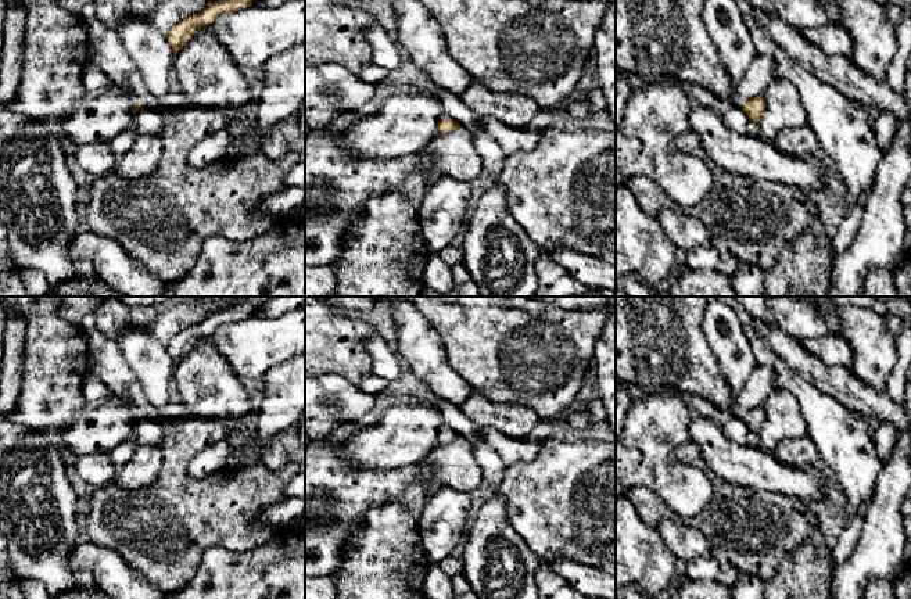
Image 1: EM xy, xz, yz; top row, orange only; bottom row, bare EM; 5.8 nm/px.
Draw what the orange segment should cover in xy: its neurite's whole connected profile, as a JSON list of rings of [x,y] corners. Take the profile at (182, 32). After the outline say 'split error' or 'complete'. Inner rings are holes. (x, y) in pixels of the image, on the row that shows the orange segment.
[[[219,0],[211,3],[201,12],[184,18],[166,35],[172,50],[176,54],[193,35],[202,26],[212,24],[220,14],[244,10],[252,6],[252,1],[254,0]]]; complete

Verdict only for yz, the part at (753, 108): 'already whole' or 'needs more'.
needs more

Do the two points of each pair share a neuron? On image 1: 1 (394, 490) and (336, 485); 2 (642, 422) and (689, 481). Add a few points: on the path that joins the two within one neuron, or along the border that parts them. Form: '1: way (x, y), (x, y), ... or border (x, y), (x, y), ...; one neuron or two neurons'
1: way (380, 488), (350, 488); one neuron
2: way (648, 440), (648, 454), (671, 477); one neuron

